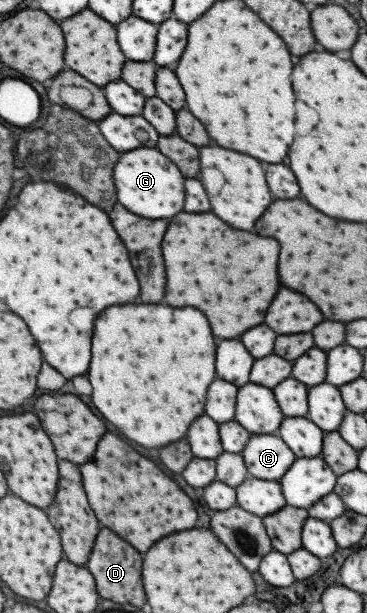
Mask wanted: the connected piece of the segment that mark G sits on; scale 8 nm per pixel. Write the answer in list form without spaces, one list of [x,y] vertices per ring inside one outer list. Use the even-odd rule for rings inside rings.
[[[141,147],[134,148],[133,152],[123,152],[113,166],[113,186],[117,202],[143,218],[167,218],[177,214],[183,206],[183,176],[156,148]]]

